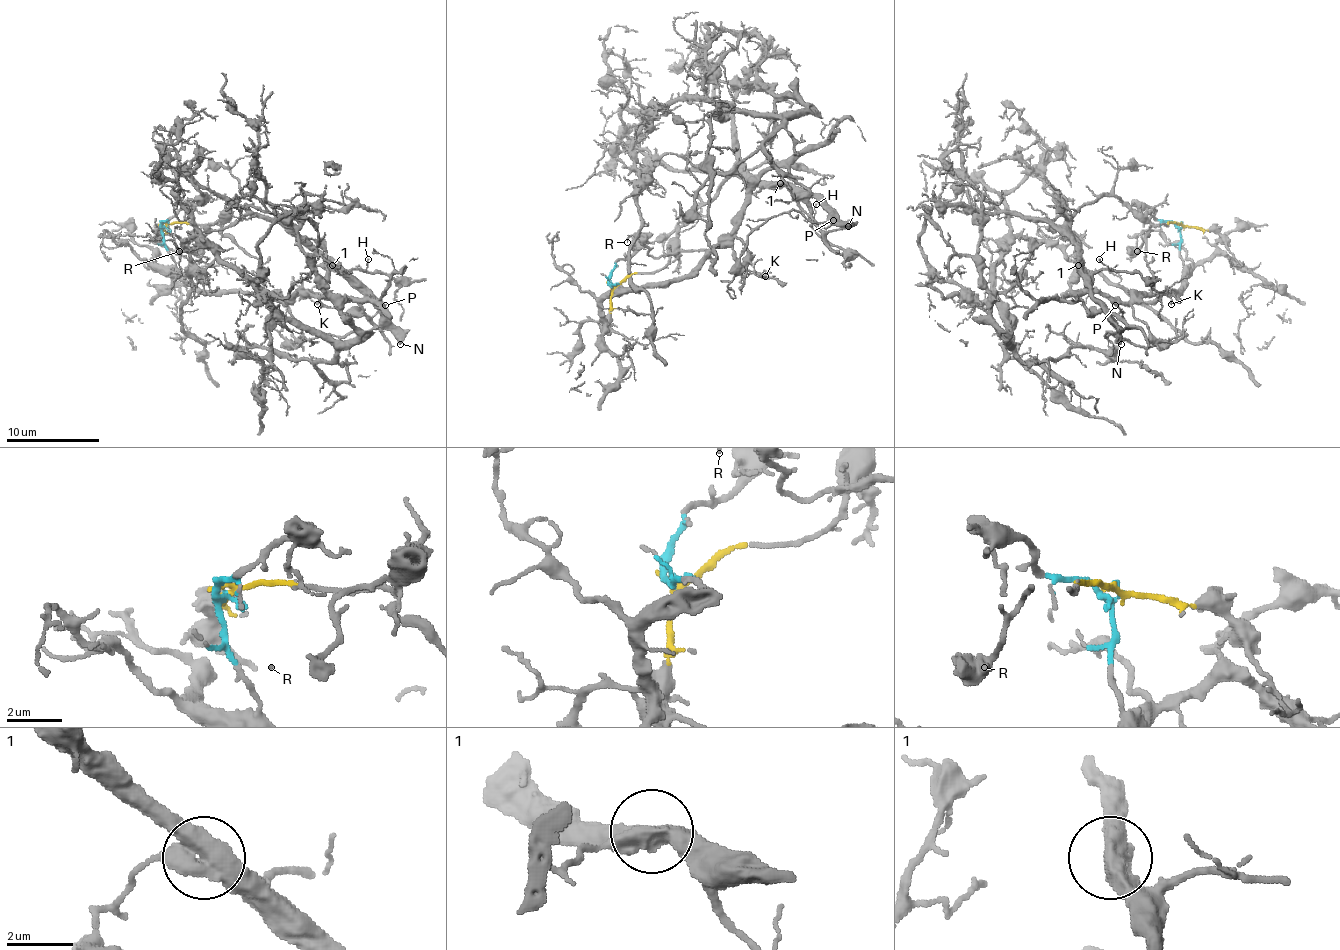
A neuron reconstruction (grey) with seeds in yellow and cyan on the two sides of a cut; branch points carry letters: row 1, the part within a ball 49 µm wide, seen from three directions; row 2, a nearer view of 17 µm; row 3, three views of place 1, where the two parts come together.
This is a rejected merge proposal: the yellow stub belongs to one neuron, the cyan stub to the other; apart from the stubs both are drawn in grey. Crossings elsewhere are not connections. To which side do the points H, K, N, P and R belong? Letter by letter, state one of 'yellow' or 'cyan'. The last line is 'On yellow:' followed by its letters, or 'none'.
H: yellow
K: cyan
N: yellow
P: cyan
R: yellow
On yellow: H, N, R

